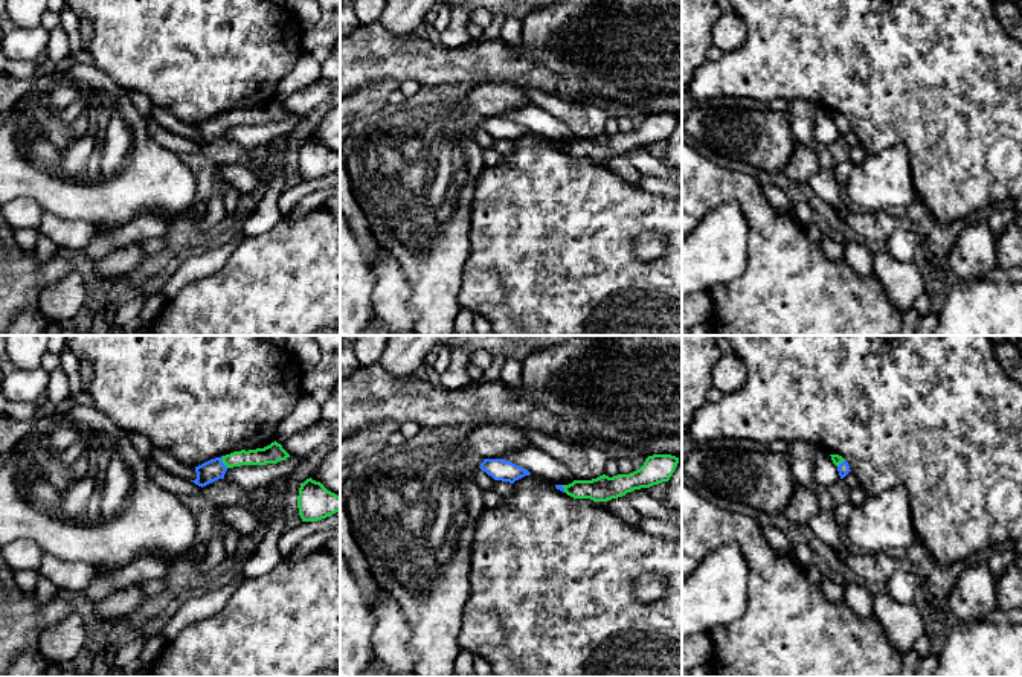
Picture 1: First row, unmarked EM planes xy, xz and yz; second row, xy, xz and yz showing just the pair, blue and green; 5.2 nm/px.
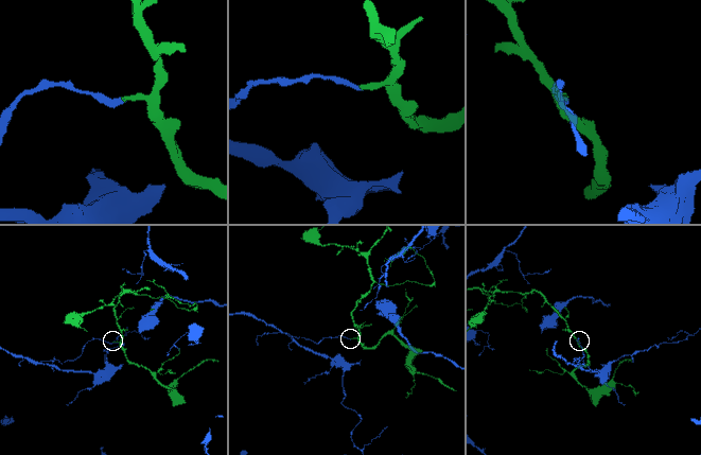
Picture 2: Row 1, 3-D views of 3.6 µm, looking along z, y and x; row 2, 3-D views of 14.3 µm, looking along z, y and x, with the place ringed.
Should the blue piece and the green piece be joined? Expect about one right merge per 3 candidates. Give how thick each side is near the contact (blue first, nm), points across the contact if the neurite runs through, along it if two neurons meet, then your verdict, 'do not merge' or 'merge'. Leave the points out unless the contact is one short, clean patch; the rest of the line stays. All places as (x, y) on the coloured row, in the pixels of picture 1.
120 nm thick on the blue side, 100 nm on the other; border along xy (221, 456), (228, 467); do not merge

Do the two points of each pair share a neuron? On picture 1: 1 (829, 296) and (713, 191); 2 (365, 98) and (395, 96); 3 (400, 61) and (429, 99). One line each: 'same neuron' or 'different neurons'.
1: same neuron
2: different neurons
3: different neurons

